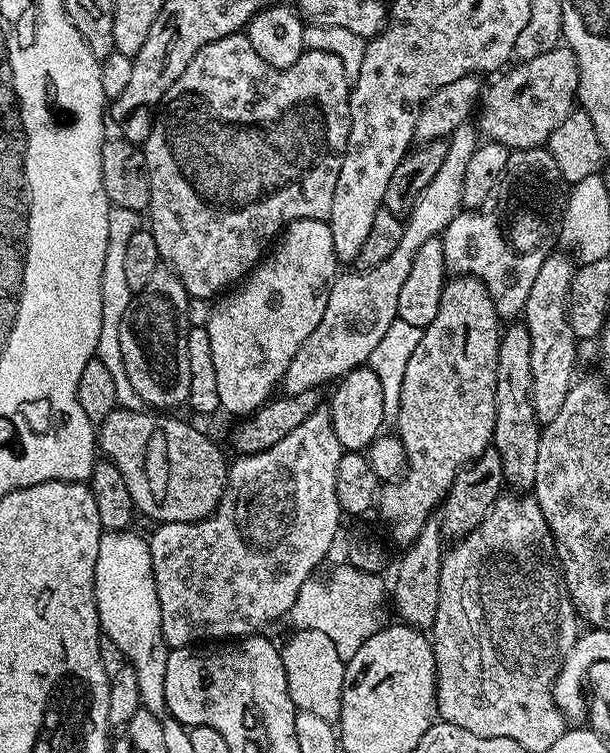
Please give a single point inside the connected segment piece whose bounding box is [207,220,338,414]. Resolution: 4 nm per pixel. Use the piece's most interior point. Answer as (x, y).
(254, 333)

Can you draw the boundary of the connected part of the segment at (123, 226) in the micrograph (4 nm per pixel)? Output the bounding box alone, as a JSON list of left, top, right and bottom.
[96,206,142,410]

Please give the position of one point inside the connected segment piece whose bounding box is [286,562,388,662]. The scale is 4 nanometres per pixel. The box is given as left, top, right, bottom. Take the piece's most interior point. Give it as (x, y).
(348, 606)

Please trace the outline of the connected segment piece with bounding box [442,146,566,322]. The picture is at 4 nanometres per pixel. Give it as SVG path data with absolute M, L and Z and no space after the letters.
M547 147L509 151L504 173L500 176L499 185L487 207L483 210L461 210L452 219L450 226L444 228L442 239L445 269L457 276L478 278L484 283L486 290L490 290L490 298L503 319L515 321L523 313L538 270L557 247L565 199L565 178Z

